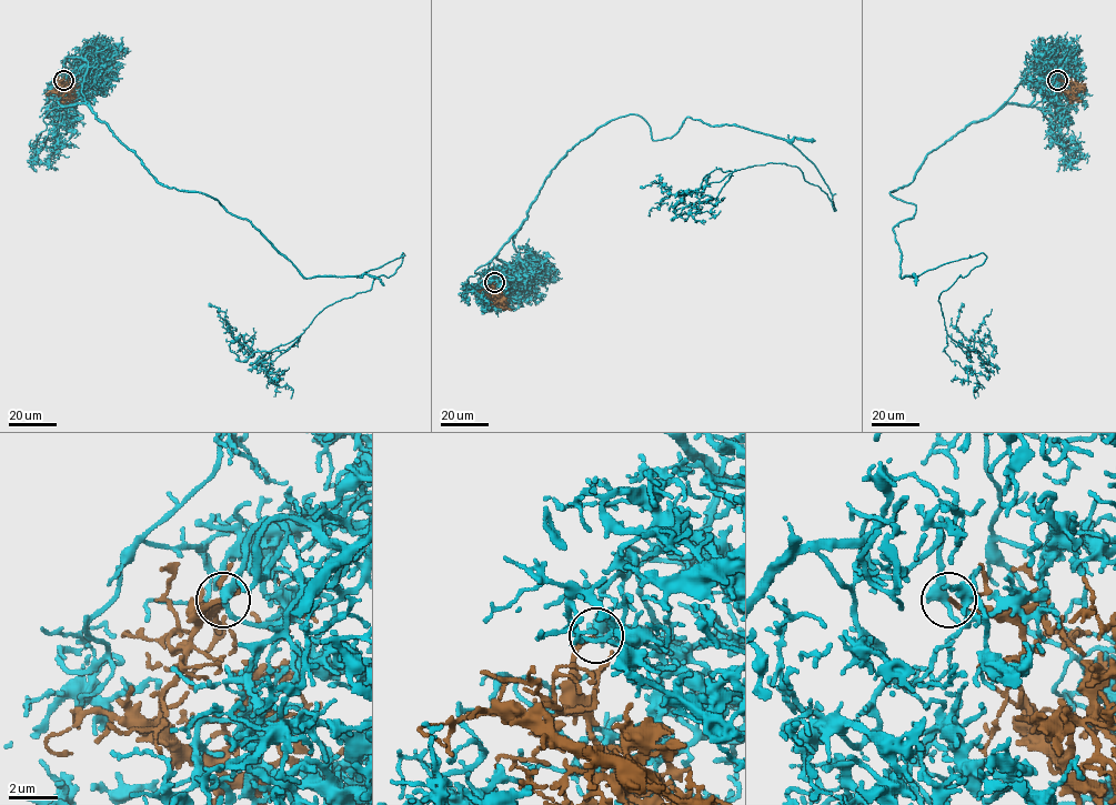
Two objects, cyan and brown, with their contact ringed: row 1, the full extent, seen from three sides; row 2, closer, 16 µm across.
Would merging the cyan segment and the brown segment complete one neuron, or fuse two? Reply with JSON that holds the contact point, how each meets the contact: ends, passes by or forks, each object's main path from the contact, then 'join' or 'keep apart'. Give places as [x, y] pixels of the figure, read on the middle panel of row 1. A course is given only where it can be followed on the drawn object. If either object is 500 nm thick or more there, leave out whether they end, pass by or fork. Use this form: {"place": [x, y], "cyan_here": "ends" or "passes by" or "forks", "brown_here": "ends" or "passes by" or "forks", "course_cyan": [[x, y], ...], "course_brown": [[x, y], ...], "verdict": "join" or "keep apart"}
{"place": [494, 282], "cyan_here": "passes by", "brown_here": "ends", "course_cyan": [[494, 281], [550, 171], [620, 117], [654, 140], [687, 117], [783, 138], [835, 209], [785, 163], [640, 185]], "course_brown": [[494, 281], [493, 291], [502, 302], [495, 304], [498, 307]], "verdict": "join"}

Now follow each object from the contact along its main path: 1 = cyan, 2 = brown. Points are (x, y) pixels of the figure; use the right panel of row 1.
1: (1057, 80), (891, 192), (916, 207), (893, 229), (902, 278), (986, 255), (938, 295), (971, 351), (962, 302)
2: (1057, 80), (1079, 88), (1082, 81)

